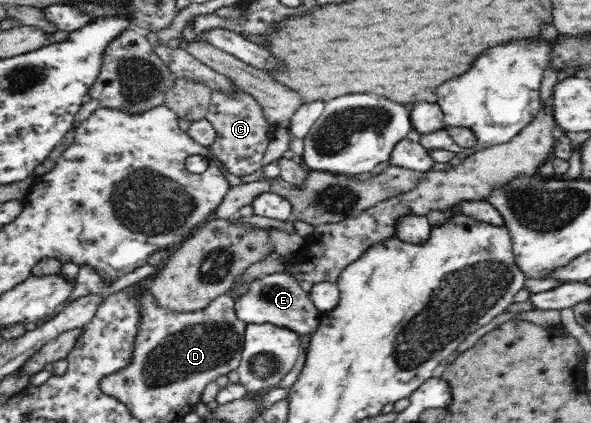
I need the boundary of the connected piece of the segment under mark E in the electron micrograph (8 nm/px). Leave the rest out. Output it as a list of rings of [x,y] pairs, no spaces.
[[[276,272],[254,279],[248,285],[248,288],[234,299],[233,309],[235,317],[246,324],[273,324],[290,329],[298,334],[315,332],[322,313],[313,305],[309,294],[299,286],[299,282],[293,274],[287,272]]]

